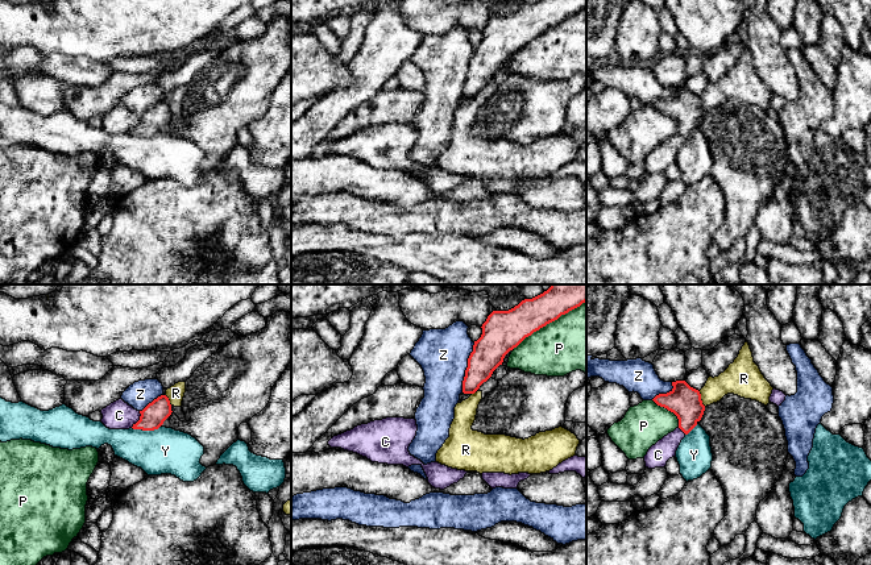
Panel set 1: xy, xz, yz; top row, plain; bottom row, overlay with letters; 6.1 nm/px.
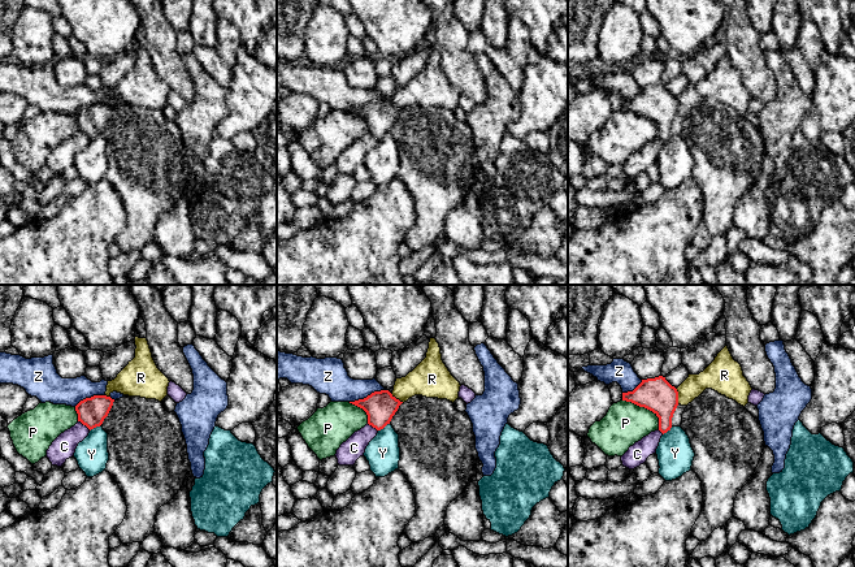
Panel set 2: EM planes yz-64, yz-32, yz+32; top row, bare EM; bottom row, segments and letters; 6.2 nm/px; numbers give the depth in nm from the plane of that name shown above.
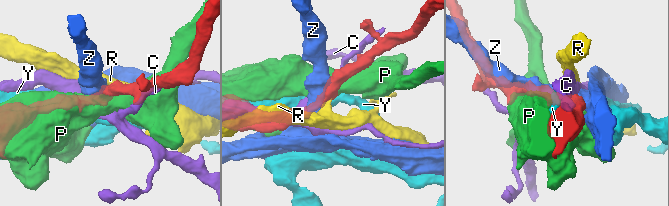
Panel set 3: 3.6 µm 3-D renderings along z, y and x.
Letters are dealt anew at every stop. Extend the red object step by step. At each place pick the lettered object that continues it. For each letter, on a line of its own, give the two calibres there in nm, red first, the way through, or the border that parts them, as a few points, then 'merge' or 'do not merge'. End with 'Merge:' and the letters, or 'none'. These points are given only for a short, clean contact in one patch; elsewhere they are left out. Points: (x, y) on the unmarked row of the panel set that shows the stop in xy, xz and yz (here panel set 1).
C: calibres 150 and 180 nm; do not merge
P: calibres 220 and 380 nm; do not merge
R: calibres 190 and 180 nm; border yz (699, 96), (700, 104), (705, 111); do not merge
Y: calibres 150 and 280 nm; do not merge
Z: calibres 200 and 300 nm; do not merge
Merge: none

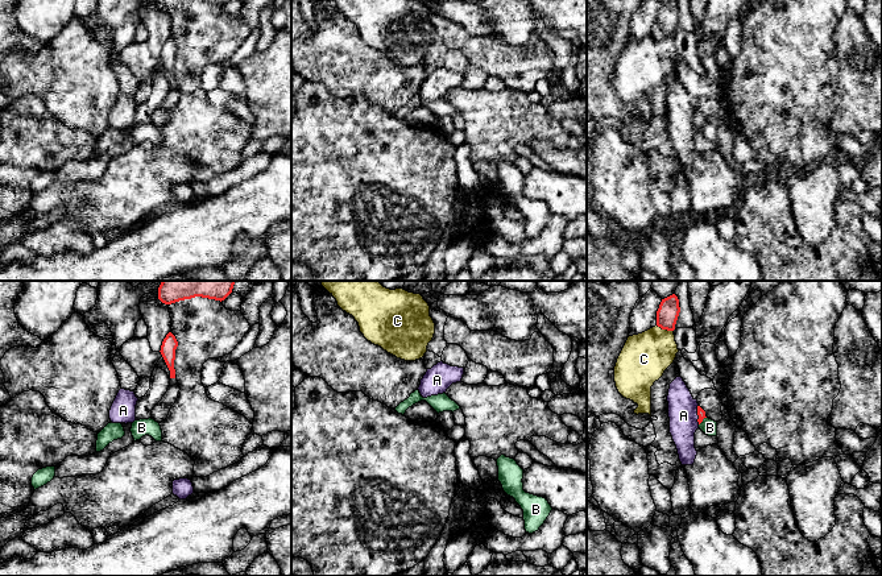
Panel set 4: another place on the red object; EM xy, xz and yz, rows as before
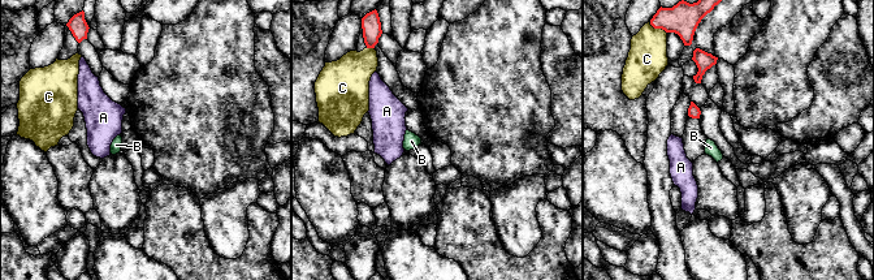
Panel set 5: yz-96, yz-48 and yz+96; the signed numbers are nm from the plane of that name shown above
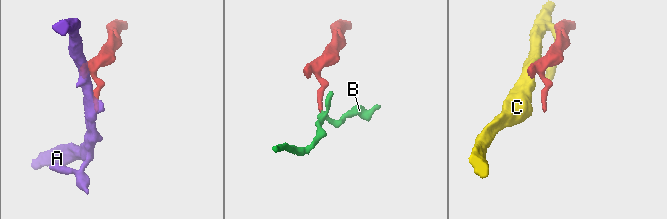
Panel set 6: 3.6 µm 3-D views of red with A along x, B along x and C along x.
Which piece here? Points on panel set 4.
A: calibres 50 and 180 nm; border yz (698, 110), (699, 128); do not merge
B: calibres 50 and 100 nm; border yz (705, 121), (699, 129); do not merge
C: calibres 130 and 300 nm; do not merge
Merge: none

